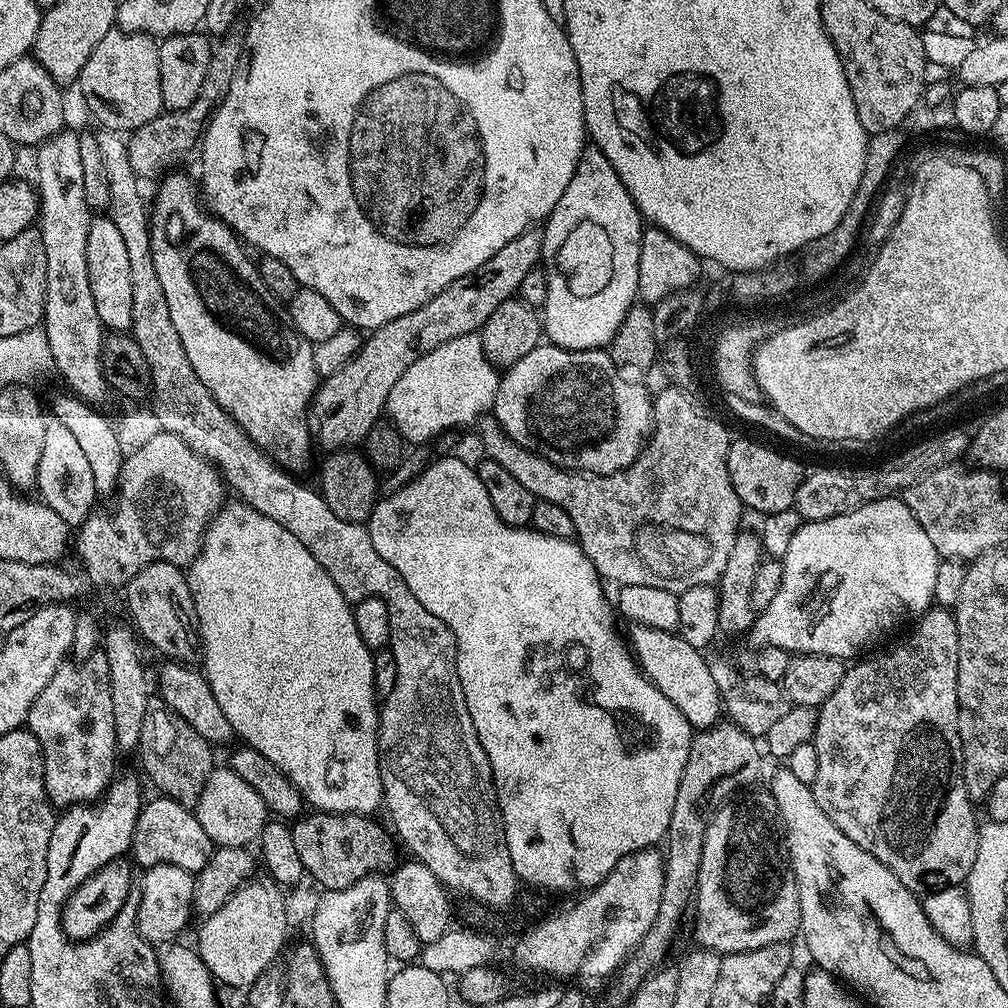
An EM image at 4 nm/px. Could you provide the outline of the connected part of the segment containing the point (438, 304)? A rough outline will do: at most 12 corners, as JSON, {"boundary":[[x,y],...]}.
{"boundary":[[536,230],[375,329],[310,409],[319,447],[363,442],[418,358],[479,333],[541,263]]}

